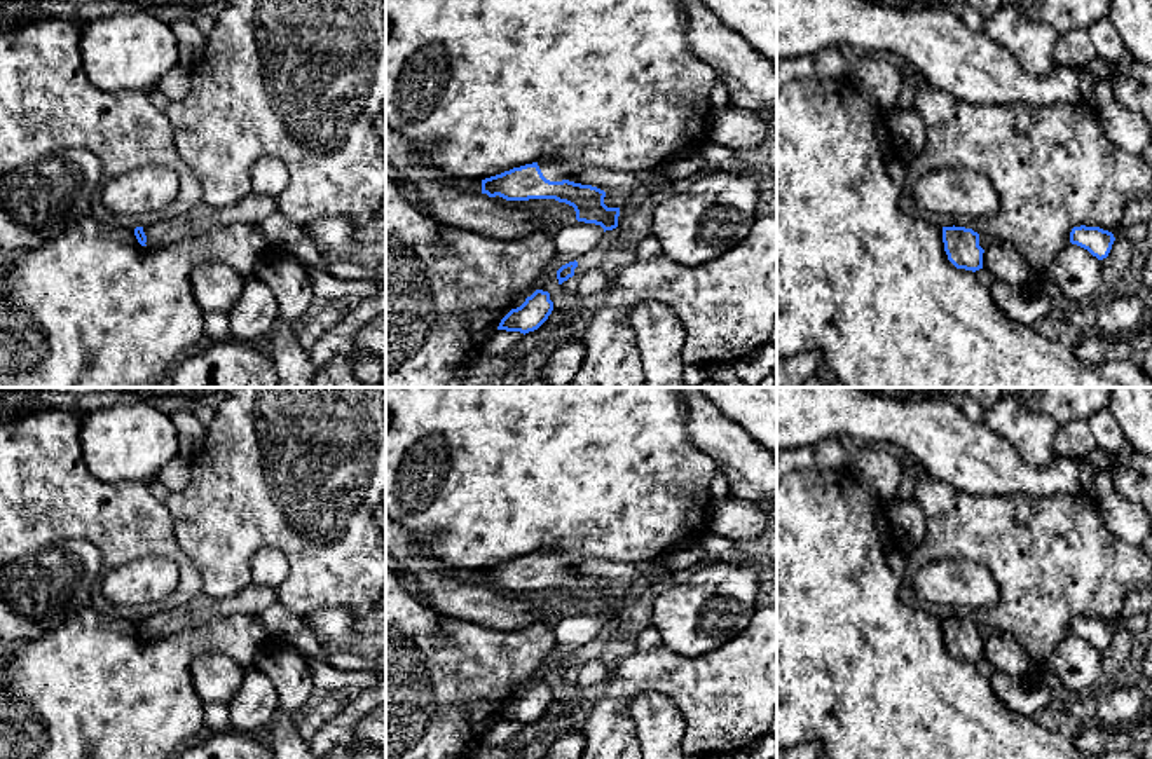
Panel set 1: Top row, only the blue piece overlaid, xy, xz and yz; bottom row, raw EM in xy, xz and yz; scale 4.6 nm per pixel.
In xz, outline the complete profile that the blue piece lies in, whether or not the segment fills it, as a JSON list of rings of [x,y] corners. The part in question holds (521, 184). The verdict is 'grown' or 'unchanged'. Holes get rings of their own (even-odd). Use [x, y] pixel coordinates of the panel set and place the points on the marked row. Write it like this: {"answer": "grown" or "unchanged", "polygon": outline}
{"answer": "grown", "polygon": [[[538,161],[482,180],[482,194],[506,201],[555,199],[573,206],[578,222],[600,225],[604,232],[616,229],[620,208],[604,204],[604,190],[571,181],[576,171],[564,161]]]}

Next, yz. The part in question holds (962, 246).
{"answer": "unchanged", "polygon": [[[943,227],[943,243],[948,260],[957,269],[979,270],[983,269],[983,253],[979,234],[965,227]]]}

